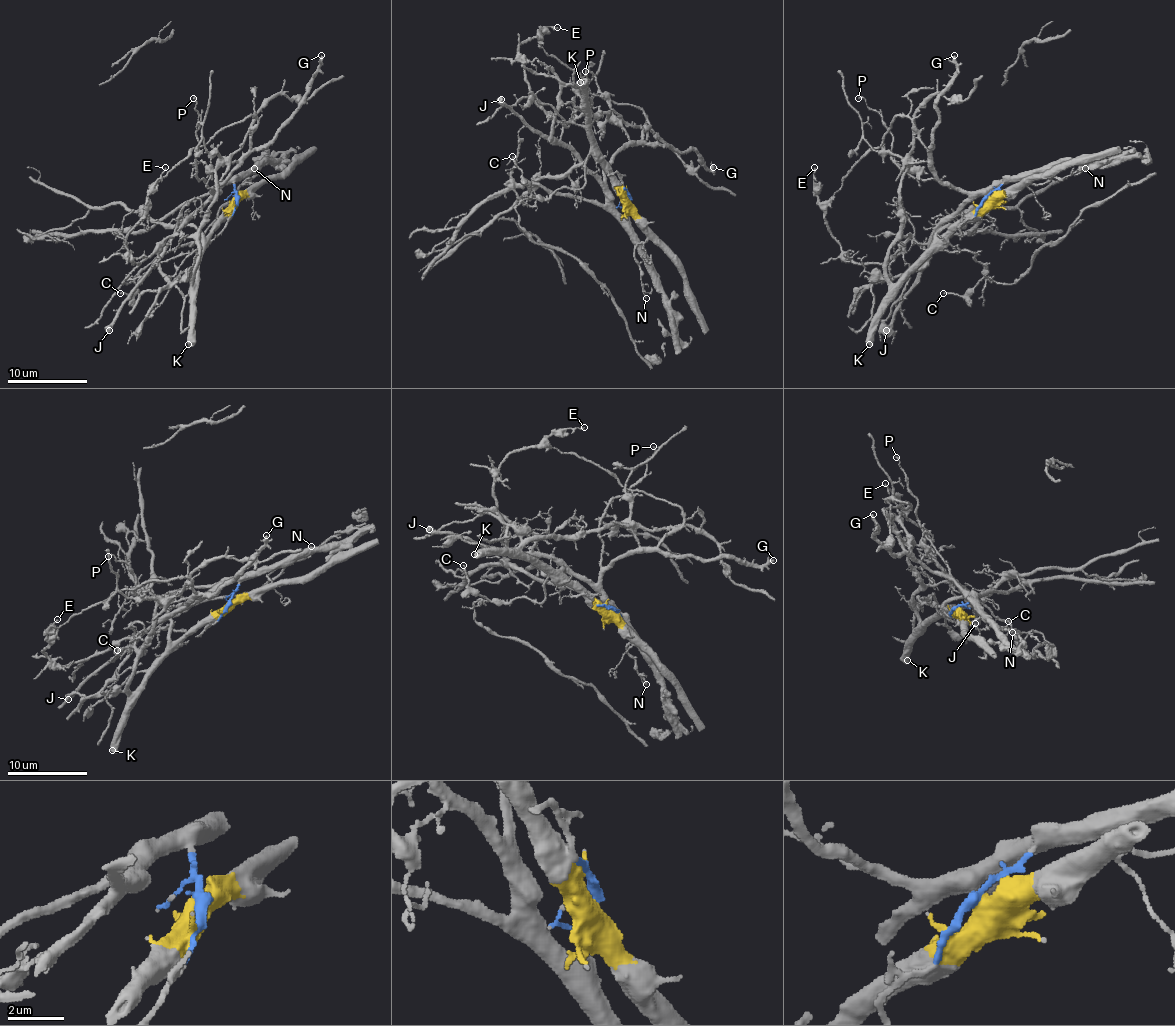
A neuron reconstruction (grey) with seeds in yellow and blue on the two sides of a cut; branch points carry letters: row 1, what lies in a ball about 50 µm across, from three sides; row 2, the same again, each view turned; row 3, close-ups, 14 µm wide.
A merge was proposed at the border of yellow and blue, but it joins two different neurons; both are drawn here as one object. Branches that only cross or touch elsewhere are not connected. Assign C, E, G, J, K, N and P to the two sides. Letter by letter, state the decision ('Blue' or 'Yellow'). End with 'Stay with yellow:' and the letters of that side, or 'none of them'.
C: Yellow
E: Yellow
G: Blue
J: Blue
K: Yellow
N: Yellow
P: Blue
Stay with yellow: C, E, K, N

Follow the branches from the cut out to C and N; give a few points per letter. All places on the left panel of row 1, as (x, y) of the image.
C: (235, 199), (231, 213), (194, 251), (170, 257), (150, 267), (138, 279), (136, 289), (130, 295), (120, 293)
N: (235, 199), (255, 187), (243, 183), (255, 169)

